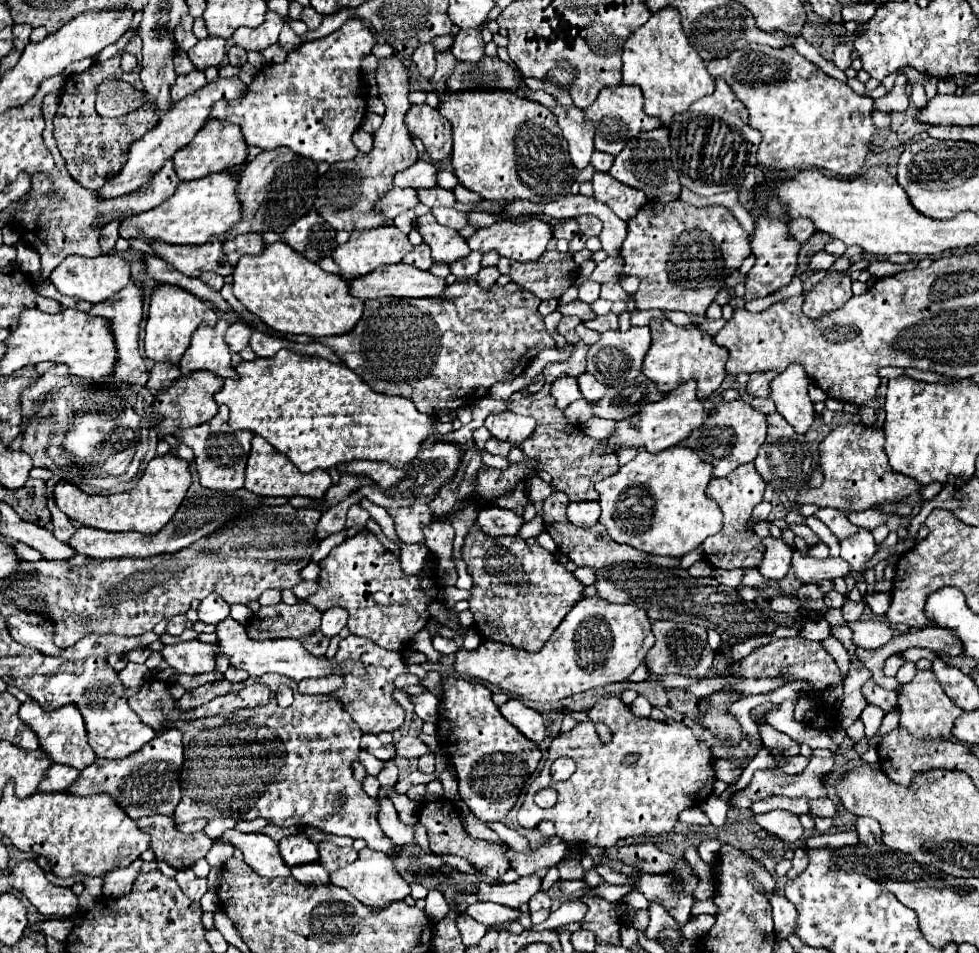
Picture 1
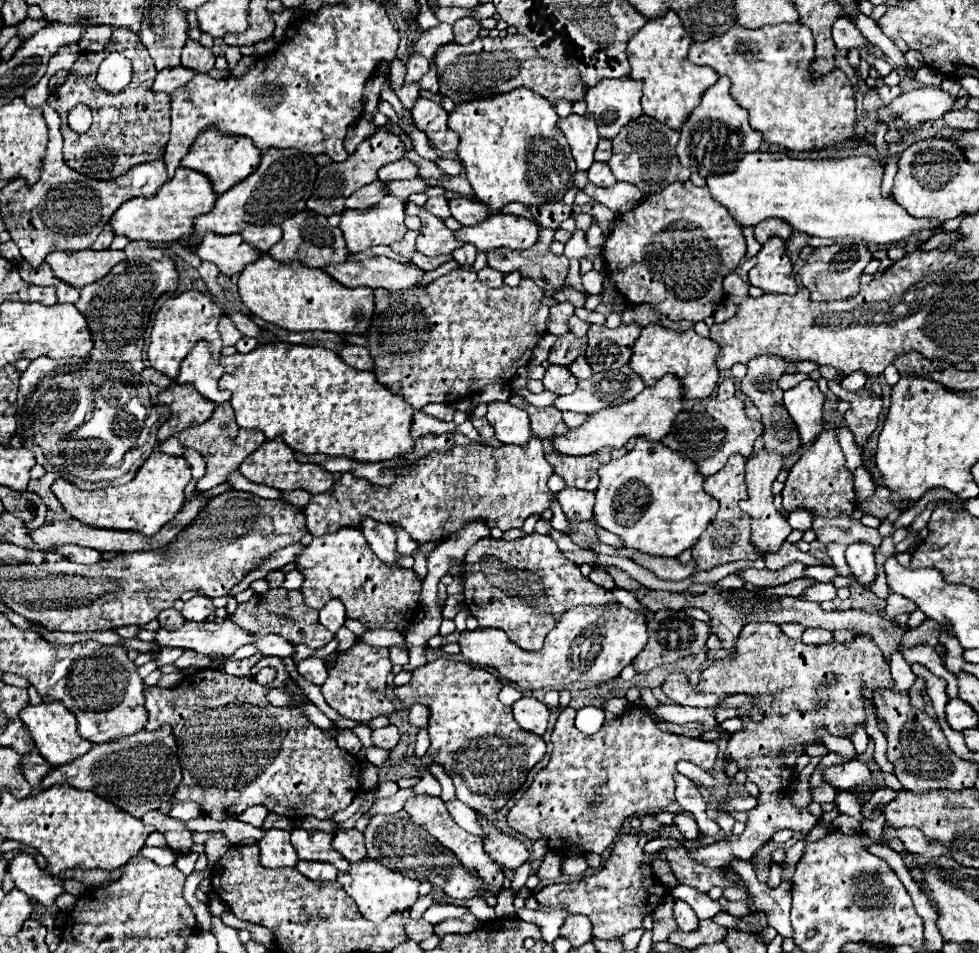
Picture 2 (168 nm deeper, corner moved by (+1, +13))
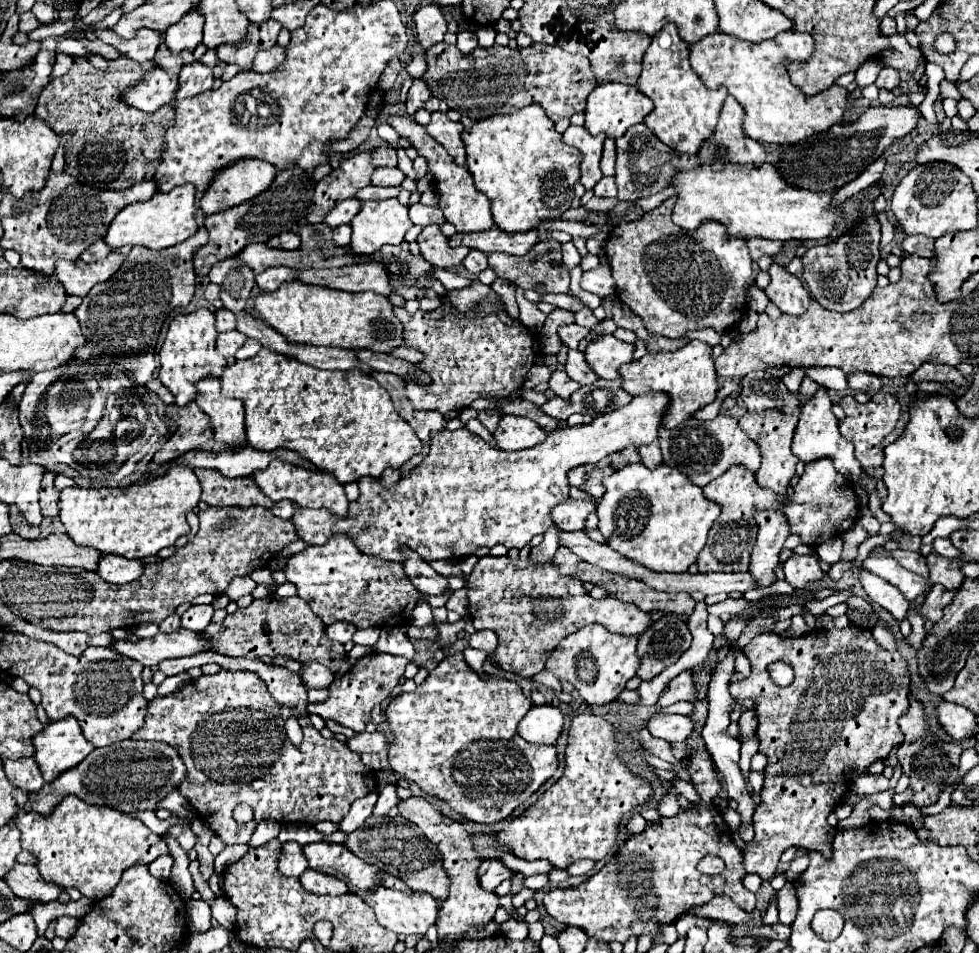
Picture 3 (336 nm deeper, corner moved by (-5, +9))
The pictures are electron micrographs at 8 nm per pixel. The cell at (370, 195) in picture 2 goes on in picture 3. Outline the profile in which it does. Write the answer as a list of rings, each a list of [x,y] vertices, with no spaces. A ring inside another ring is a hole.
[[[346,199],[342,203],[336,205],[336,209],[332,209],[328,215],[326,215],[326,225],[330,227],[338,227],[338,225],[344,225],[344,223],[350,223],[354,219],[354,213],[358,213],[362,209],[362,201],[360,199]]]

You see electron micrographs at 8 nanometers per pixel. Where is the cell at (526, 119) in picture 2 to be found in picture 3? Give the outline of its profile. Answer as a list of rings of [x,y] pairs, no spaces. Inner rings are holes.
[[[538,103],[526,105],[508,115],[494,115],[482,121],[476,121],[470,129],[462,131],[462,141],[468,155],[468,171],[474,177],[474,185],[482,191],[492,205],[494,223],[504,231],[526,231],[540,227],[544,221],[560,219],[560,215],[570,209],[574,199],[574,185],[580,179],[580,161],[582,155],[578,149],[566,145],[562,135],[554,129],[554,123],[546,115],[544,107]]]

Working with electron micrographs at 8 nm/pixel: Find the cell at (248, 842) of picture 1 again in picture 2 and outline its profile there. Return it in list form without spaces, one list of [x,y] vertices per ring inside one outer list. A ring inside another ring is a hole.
[[[270,829],[266,835],[258,841],[260,847],[260,863],[270,869],[278,867],[294,867],[298,857],[290,843],[290,833],[280,829]]]

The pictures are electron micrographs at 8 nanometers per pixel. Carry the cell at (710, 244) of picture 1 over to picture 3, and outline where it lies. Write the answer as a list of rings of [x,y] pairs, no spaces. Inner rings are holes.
[[[670,197],[654,211],[644,213],[636,221],[618,223],[608,233],[606,255],[612,267],[612,277],[616,281],[618,299],[642,317],[650,333],[678,339],[690,329],[712,327],[722,335],[742,319],[746,309],[744,287],[754,281],[748,245],[744,239],[730,237],[726,227],[718,221],[704,221],[694,231],[678,229],[678,225],[674,225],[670,219],[674,201],[676,199]]]

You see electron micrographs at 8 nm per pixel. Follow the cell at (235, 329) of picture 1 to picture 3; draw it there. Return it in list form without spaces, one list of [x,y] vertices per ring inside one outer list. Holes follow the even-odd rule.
[[[224,331],[218,335],[218,341],[216,341],[216,349],[218,353],[222,353],[224,357],[232,357],[244,343],[246,343],[246,335],[240,333],[240,331]]]

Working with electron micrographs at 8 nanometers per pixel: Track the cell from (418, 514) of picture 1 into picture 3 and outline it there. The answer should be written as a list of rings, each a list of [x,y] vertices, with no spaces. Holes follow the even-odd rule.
[[[646,393],[636,395],[628,405],[598,415],[592,423],[580,425],[580,427],[558,427],[548,437],[532,447],[522,451],[504,451],[496,447],[488,447],[488,443],[482,441],[482,437],[470,433],[466,427],[458,431],[438,431],[432,435],[430,453],[426,459],[412,469],[406,477],[402,477],[394,487],[384,487],[374,477],[362,477],[358,481],[360,497],[350,503],[348,517],[338,517],[330,513],[328,509],[308,509],[300,507],[292,521],[302,541],[310,545],[324,545],[328,539],[336,533],[350,535],[358,549],[362,553],[380,557],[384,561],[402,561],[402,555],[398,551],[400,545],[408,545],[414,549],[424,561],[434,559],[462,559],[470,555],[476,547],[494,547],[496,543],[502,543],[504,547],[518,547],[530,543],[530,539],[538,533],[544,533],[552,525],[550,511],[568,499],[568,477],[566,473],[572,467],[586,465],[586,463],[598,463],[606,455],[620,451],[628,445],[648,445],[658,439],[658,429],[662,425],[662,419],[666,415],[666,409],[670,407],[670,397],[666,393]]]

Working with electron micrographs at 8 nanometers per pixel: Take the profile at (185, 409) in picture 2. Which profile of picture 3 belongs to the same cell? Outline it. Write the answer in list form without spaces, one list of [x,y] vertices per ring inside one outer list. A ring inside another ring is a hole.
[[[190,401],[184,407],[166,405],[166,415],[176,421],[178,431],[154,455],[154,463],[174,461],[182,453],[192,451],[192,449],[204,445],[214,435],[210,419],[206,419],[206,413],[194,401]]]

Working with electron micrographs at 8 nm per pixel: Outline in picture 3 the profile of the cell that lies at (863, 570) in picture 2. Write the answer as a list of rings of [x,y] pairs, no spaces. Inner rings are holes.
[[[860,567],[860,583],[862,583],[866,595],[874,603],[878,603],[880,607],[888,609],[898,621],[902,621],[906,617],[908,601],[902,597],[902,593],[898,589],[894,589],[894,585],[886,583],[884,579],[880,579],[878,575],[866,571],[864,567]]]

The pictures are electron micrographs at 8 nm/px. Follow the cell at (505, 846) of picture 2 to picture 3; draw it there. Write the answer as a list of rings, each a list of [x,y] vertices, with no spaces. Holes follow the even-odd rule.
[[[486,859],[482,861],[480,865],[480,871],[478,871],[478,877],[480,877],[480,885],[488,891],[494,891],[504,879],[512,879],[514,877],[514,871],[510,871],[504,863],[500,863],[498,859]]]

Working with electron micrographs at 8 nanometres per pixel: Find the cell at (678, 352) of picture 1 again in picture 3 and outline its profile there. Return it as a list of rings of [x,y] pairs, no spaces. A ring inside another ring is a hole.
[[[688,341],[682,349],[676,349],[676,351],[646,353],[642,359],[622,365],[620,375],[624,379],[622,389],[626,389],[630,395],[664,391],[672,397],[670,409],[666,411],[666,417],[662,423],[664,427],[676,427],[678,423],[690,419],[698,409],[712,403],[718,393],[718,377],[714,371],[712,347],[702,341]]]

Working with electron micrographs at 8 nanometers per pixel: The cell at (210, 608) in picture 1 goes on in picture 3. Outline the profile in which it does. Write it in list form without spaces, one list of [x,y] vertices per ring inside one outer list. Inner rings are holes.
[[[192,605],[182,615],[182,627],[200,633],[200,631],[204,631],[210,625],[212,613],[214,613],[214,607],[212,605]]]

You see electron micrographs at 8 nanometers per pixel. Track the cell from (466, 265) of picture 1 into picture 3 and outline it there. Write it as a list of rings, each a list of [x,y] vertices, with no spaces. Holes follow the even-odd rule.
[[[470,251],[470,253],[466,255],[466,259],[462,261],[462,265],[464,265],[470,273],[478,275],[482,269],[488,267],[488,255],[482,253],[482,251]]]

